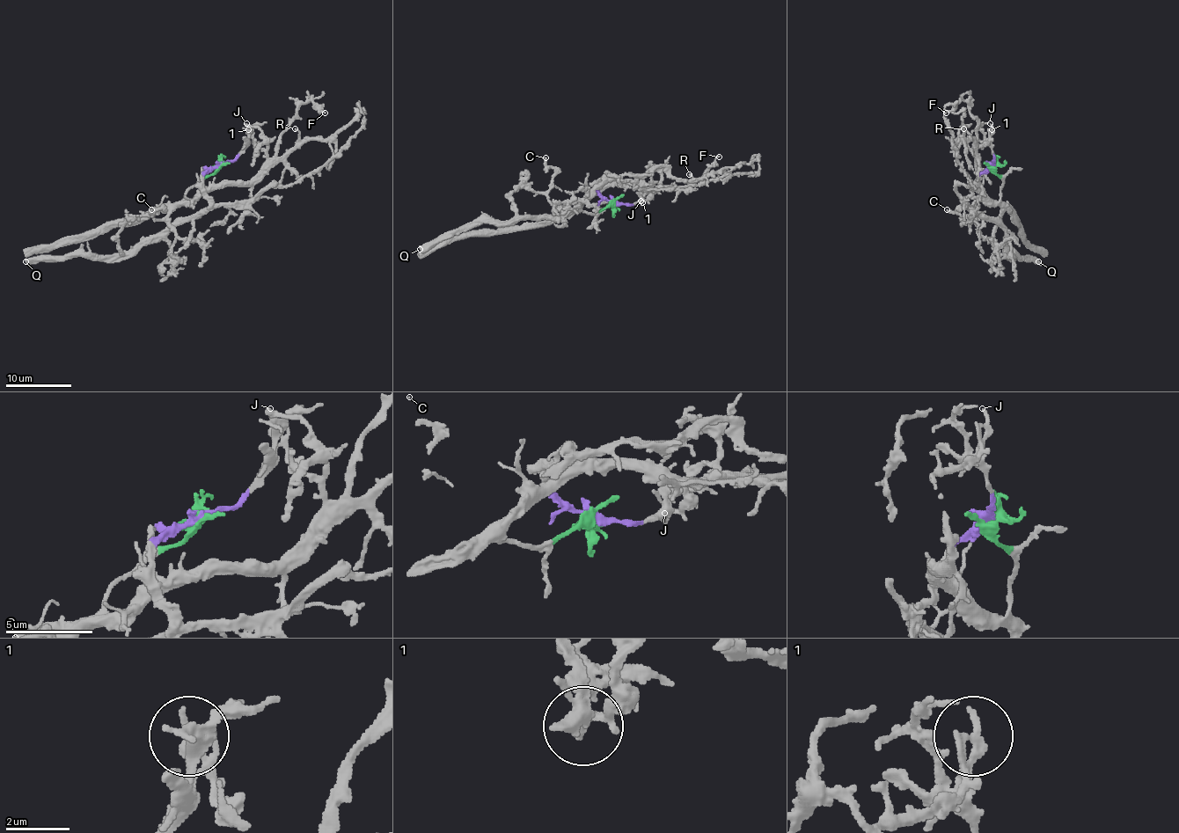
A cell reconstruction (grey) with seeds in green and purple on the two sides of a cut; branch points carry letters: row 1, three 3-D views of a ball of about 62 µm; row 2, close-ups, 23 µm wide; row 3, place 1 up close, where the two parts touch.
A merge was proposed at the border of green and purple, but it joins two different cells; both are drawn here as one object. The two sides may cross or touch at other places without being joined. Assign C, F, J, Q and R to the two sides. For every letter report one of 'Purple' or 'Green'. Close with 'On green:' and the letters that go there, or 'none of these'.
C: Green
F: Green
J: Purple
Q: Purple
R: Green
On green: C, F, R

